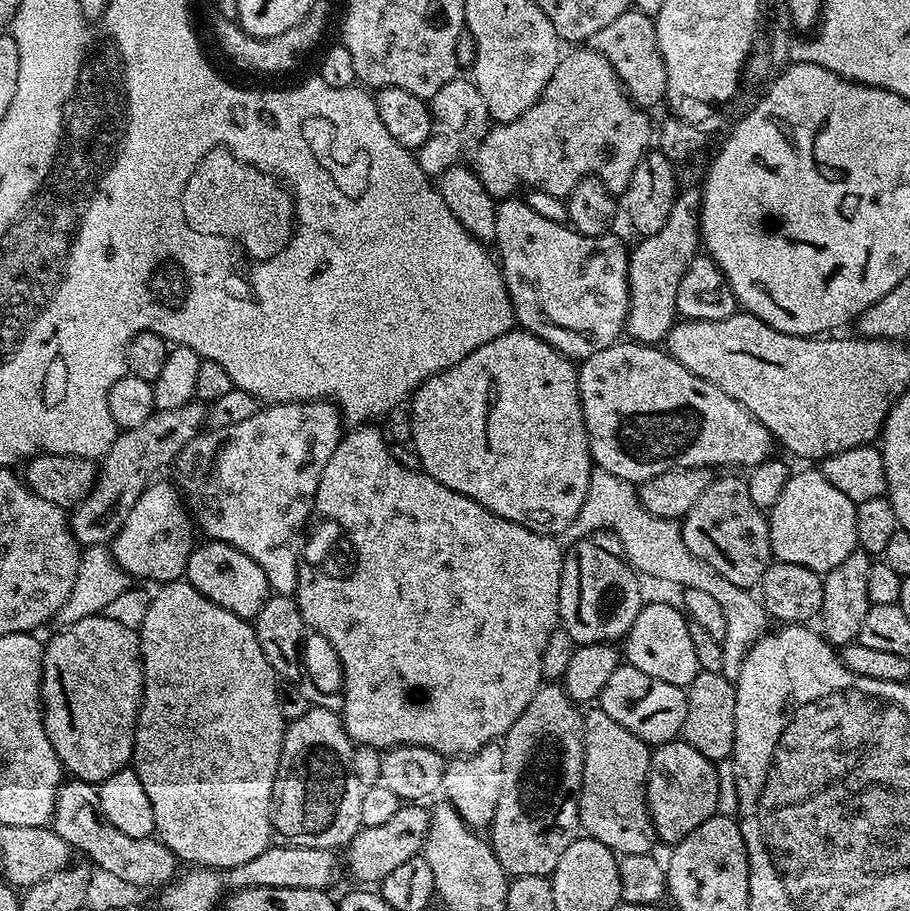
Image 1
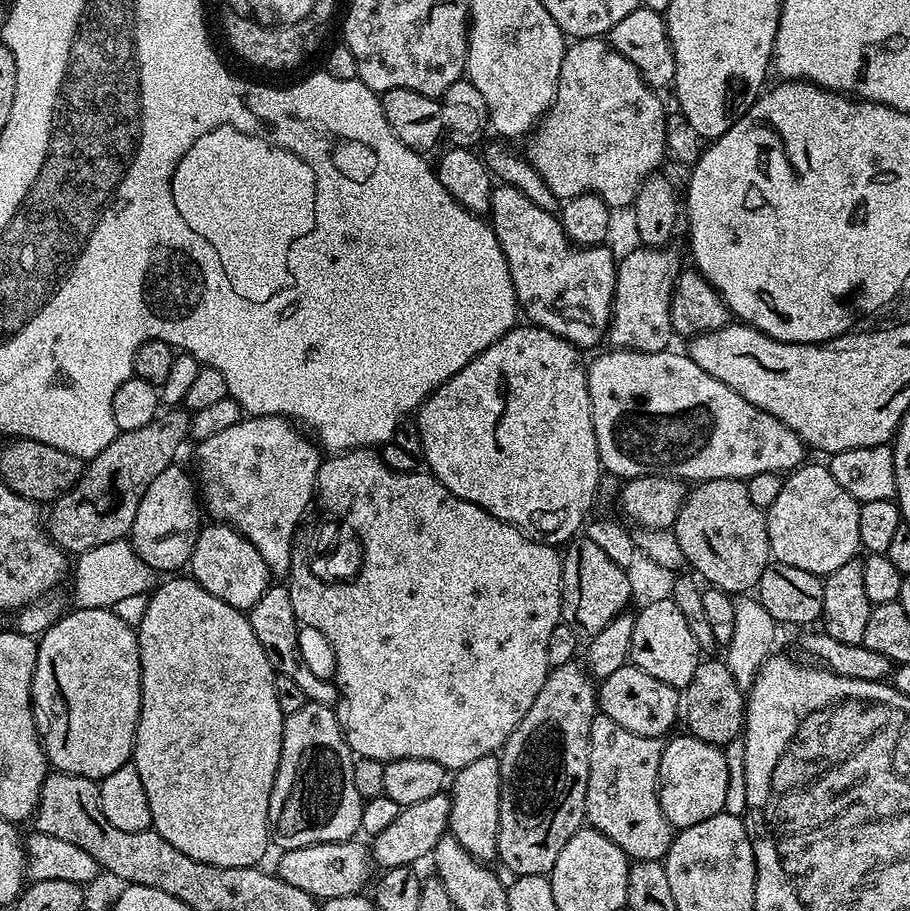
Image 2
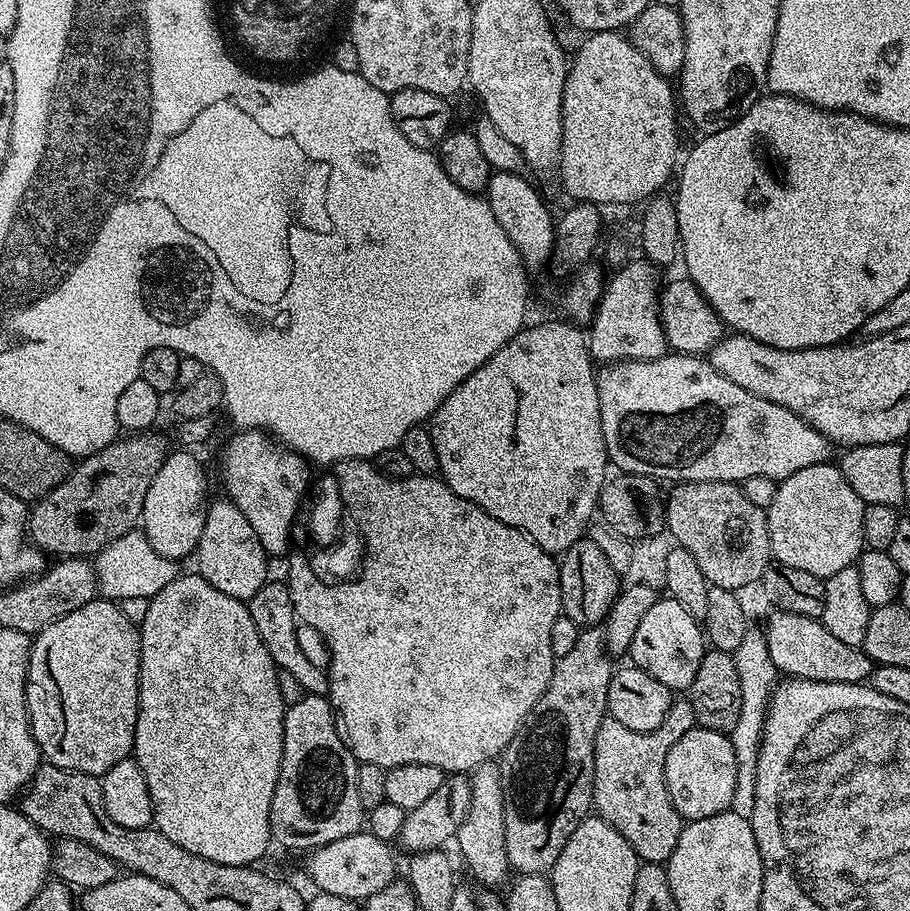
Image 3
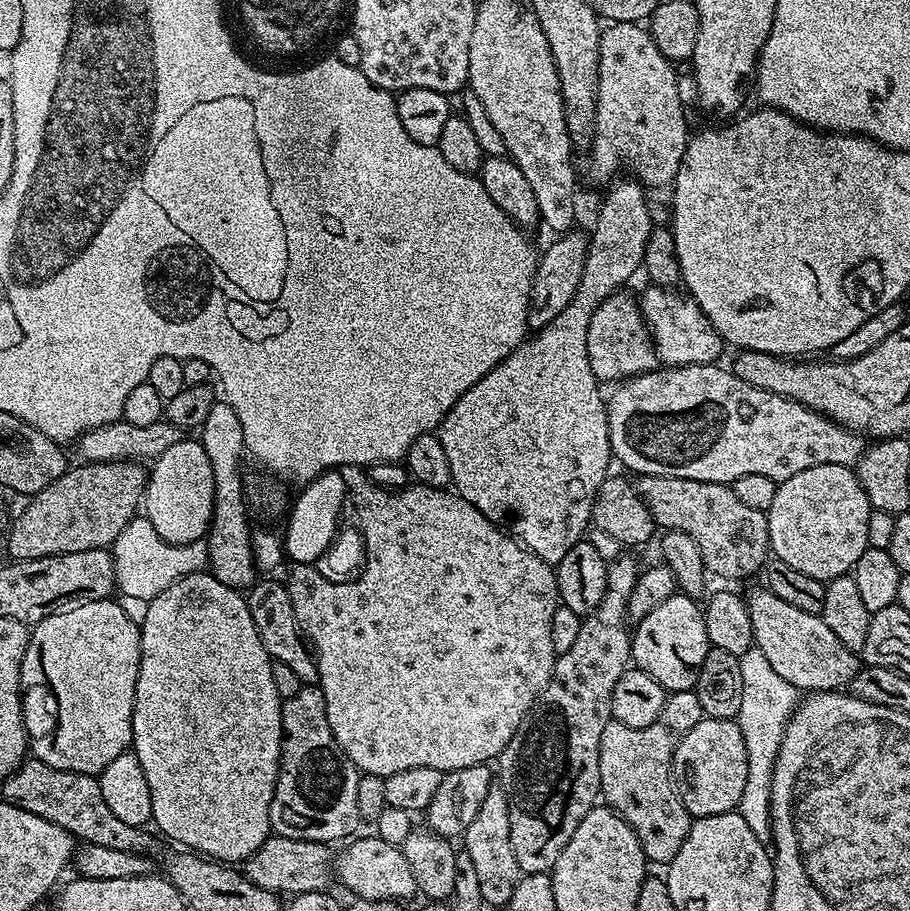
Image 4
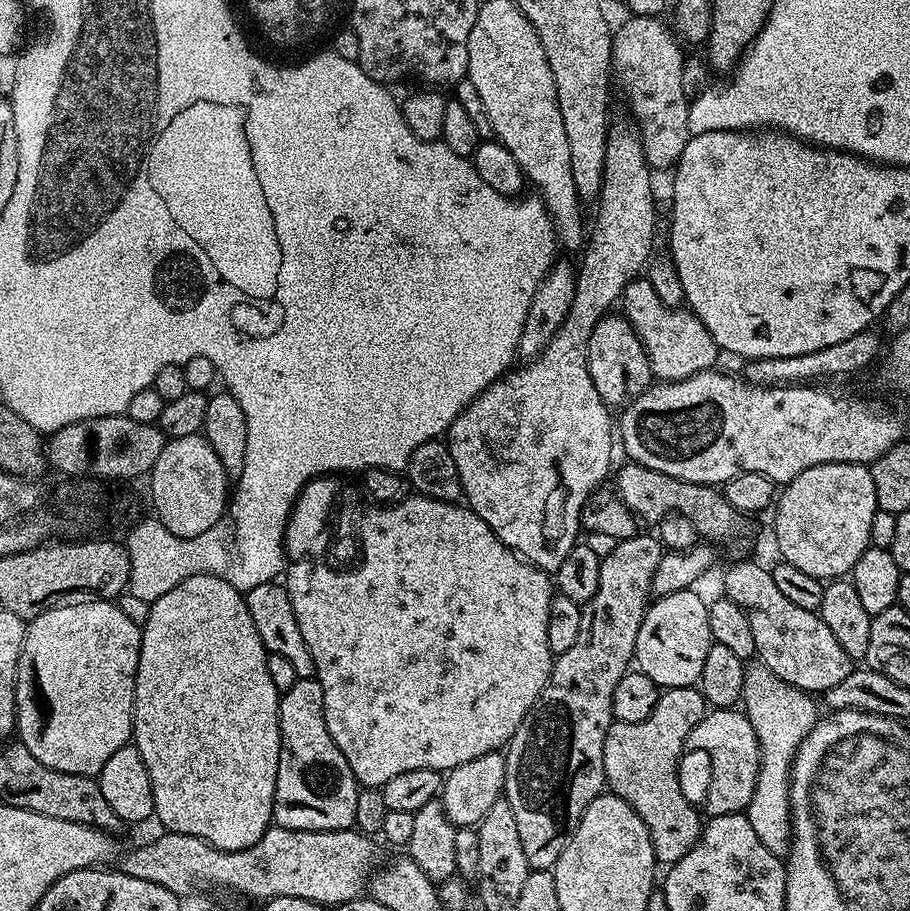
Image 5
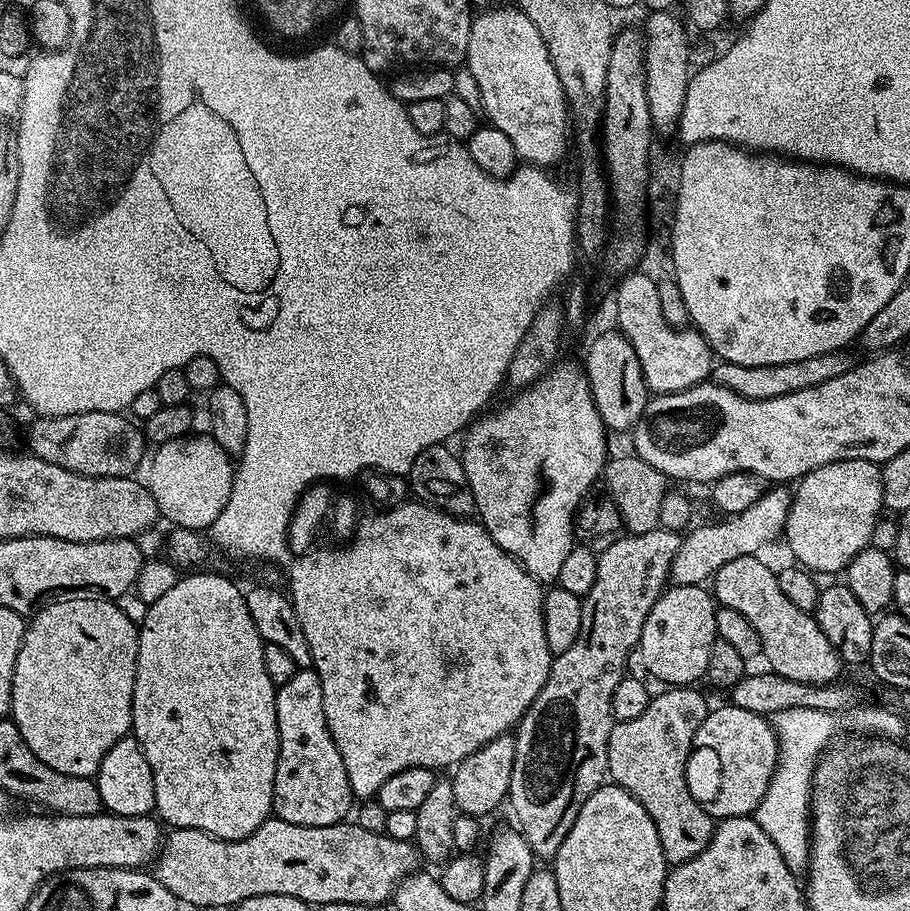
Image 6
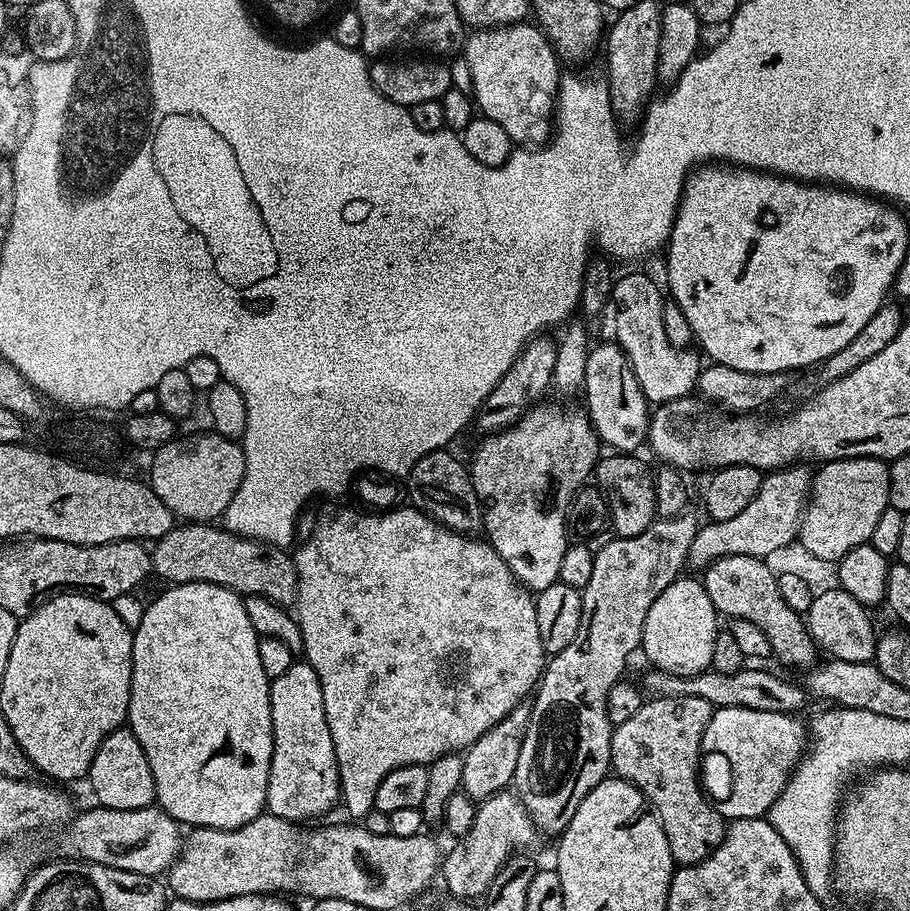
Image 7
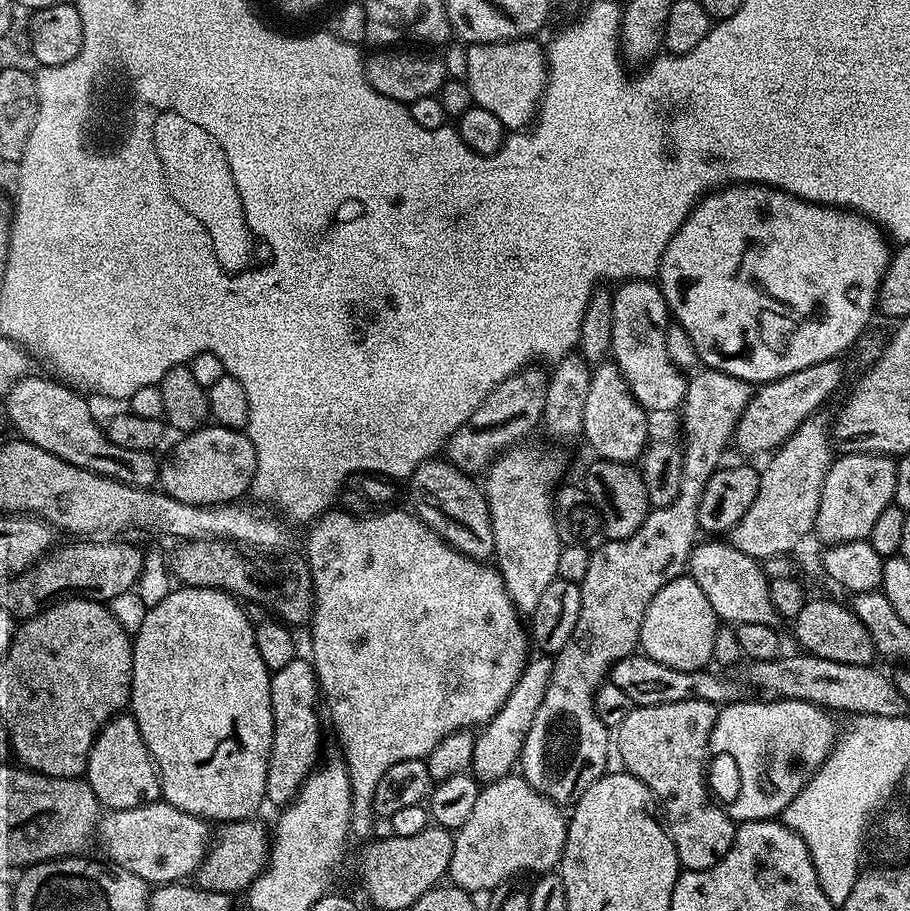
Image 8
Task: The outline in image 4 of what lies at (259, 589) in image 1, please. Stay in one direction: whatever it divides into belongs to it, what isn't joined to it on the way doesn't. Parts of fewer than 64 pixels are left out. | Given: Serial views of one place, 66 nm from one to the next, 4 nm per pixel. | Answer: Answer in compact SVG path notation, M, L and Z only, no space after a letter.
M218 402L210 406L206 422L198 429L198 439L214 470L214 510L206 537L207 567L212 576L218 578L218 582L237 590L247 590L257 583L258 569L256 555L252 549L254 528L248 525L248 508L244 505L244 480L240 477L240 463L246 460L242 418L234 414L227 402Z

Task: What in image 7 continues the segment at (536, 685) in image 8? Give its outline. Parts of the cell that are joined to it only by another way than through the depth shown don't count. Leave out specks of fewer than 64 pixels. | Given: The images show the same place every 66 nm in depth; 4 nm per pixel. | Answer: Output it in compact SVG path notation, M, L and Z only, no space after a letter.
M531 703L514 706L498 726L490 726L478 742L474 742L463 753L462 791L474 801L482 801L494 794L505 791L515 781L518 770L518 753L522 750L522 738L526 738L526 726L530 726Z

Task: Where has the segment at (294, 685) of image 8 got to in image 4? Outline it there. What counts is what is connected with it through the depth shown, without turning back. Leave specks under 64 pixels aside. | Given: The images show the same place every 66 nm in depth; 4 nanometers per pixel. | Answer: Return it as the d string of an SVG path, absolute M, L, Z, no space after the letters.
M302 686L298 694L294 694L294 698L283 701L282 730L284 744L280 748L280 777L276 780L268 815L271 831L277 836L313 840L319 844L328 844L333 842L332 840L347 841L353 835L351 832L362 824L358 812L358 784L361 773L340 749L330 730L330 722L326 718L326 702L318 686Z

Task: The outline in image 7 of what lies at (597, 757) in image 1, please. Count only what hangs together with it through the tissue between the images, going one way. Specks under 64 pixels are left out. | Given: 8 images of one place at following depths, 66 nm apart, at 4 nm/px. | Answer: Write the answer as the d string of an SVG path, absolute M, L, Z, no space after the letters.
M648 698L638 714L612 729L611 771L619 779L633 784L644 795L668 835L673 861L680 866L702 862L724 840L726 821L723 814L712 805L712 801L706 798L699 777L702 759L700 747L713 711L712 704L706 702L706 698Z

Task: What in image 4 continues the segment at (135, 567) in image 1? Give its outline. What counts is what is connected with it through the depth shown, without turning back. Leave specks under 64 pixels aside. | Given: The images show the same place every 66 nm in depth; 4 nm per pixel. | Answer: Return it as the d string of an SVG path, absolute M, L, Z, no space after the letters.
M187 438L177 442L151 461L142 512L160 538L170 544L188 544L195 540L204 540L212 524L213 510L214 470L199 439Z

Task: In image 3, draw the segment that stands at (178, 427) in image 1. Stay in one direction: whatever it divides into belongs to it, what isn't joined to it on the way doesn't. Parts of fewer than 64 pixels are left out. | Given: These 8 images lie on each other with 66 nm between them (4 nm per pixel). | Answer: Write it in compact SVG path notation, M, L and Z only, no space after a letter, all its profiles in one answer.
M154 433L125 435L125 440L117 438L101 452L83 457L59 486L31 505L28 535L32 543L56 558L92 558L135 529L144 514L146 490L170 451L170 445Z

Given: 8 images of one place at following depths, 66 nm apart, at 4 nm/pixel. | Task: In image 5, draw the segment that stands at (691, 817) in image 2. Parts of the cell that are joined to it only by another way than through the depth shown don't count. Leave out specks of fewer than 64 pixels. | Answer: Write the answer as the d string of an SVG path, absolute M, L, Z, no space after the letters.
M717 708L709 711L690 730L690 738L684 743L685 753L696 752L683 761L682 780L685 785L696 784L704 799L702 812L711 818L722 814L744 812L750 798L754 798L754 786L760 773L760 743L743 711L731 708Z

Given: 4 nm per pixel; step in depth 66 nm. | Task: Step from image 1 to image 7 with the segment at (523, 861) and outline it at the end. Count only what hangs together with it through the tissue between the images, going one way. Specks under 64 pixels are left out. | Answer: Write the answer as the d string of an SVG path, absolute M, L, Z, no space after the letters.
M690 514L657 518L642 534L634 538L612 538L609 544L595 549L594 571L590 573L590 582L582 589L582 623L578 625L578 634L574 634L574 642L570 642L566 650L545 663L544 675L531 701L530 726L526 726L526 738L522 738L522 750L518 753L514 791L541 833L559 837L566 826L570 826L570 818L574 818L582 798L609 775L614 727L606 714L610 686L622 679L628 659L635 652L637 655L644 638L646 614L650 606L654 606L654 598L658 598L666 586L681 579L683 572L680 571L685 571L697 527L698 520Z

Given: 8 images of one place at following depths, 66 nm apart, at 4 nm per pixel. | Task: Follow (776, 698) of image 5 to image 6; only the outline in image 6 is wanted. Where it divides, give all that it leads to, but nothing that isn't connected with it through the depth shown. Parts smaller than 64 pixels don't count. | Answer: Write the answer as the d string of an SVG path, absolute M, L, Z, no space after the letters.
M782 710L771 717L776 741L780 744L780 757L772 775L770 786L757 806L754 818L766 830L770 842L778 846L778 854L797 874L807 873L808 857L812 855L812 775L822 753L833 743L837 713L826 710Z

